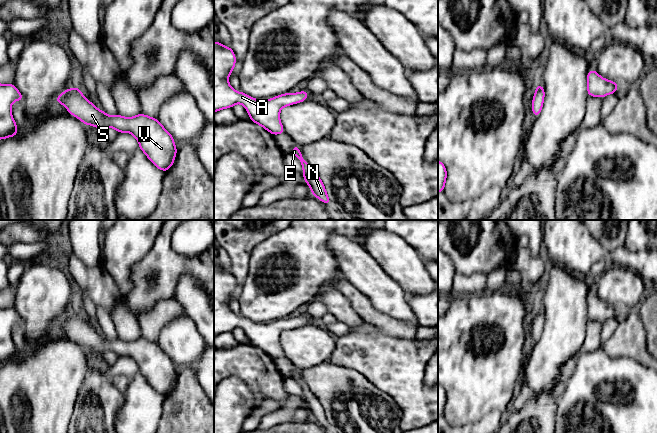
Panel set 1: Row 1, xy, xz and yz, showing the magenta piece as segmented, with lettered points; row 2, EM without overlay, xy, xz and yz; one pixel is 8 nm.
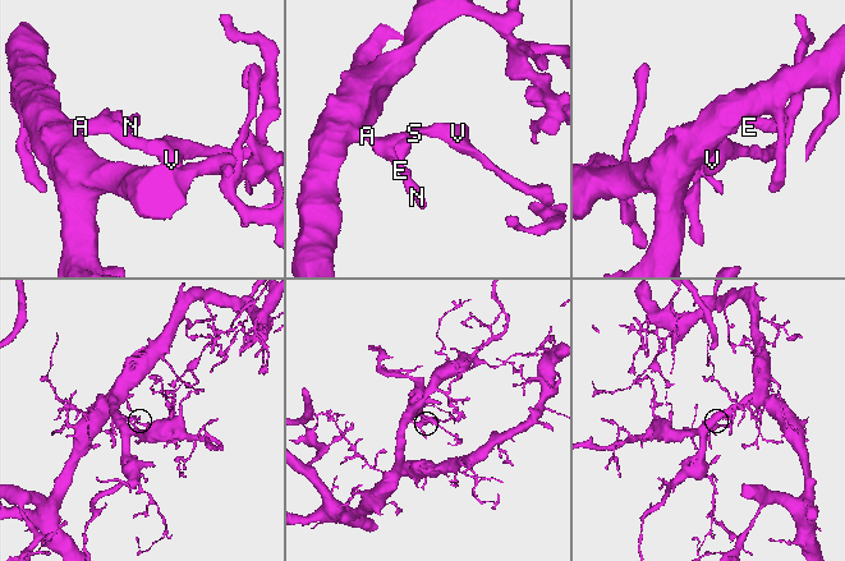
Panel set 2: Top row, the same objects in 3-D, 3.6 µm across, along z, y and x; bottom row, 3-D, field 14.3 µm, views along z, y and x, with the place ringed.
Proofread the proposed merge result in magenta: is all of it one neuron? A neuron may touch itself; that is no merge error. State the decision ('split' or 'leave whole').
leave whole

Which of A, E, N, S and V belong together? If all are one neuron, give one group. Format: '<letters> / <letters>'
A E N S V

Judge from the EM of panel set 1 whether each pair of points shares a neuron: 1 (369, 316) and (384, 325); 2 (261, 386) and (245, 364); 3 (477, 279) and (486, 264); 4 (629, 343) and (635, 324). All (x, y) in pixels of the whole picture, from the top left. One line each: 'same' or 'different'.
1: same
2: same
3: different
4: same

